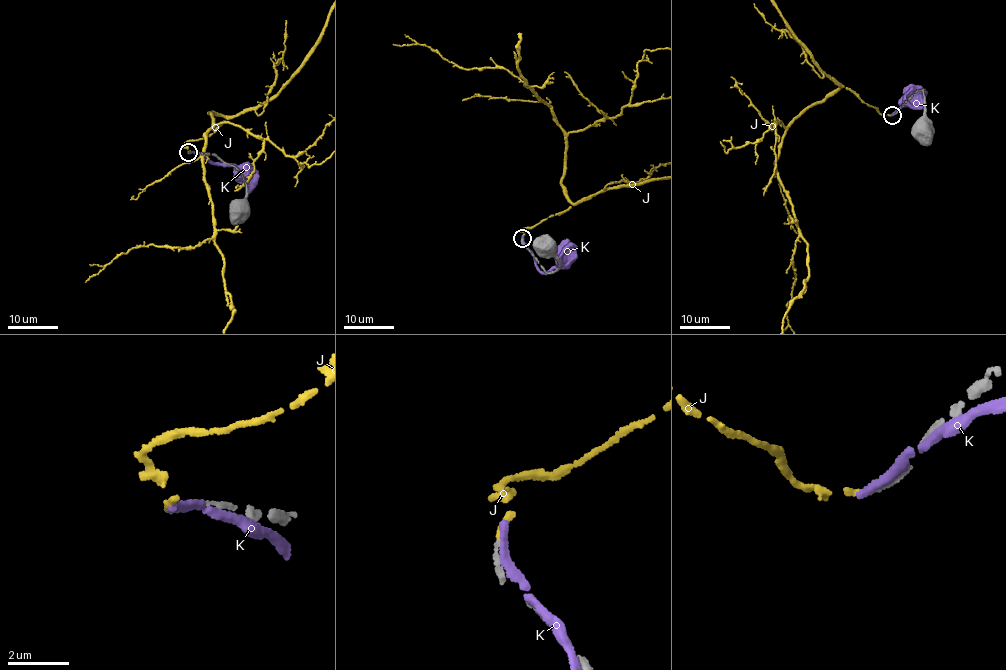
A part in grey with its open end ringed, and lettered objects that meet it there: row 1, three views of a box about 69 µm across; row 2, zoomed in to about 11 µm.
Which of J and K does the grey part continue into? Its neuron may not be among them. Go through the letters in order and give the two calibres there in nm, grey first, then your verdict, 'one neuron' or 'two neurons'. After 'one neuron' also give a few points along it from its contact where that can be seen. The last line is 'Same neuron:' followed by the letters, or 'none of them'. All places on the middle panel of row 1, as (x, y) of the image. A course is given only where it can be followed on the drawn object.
J: 150 nm thick on the grey side, 180 nm on the other; one neuron
K: 190 nm thick on the grey side, 240 nm on the other; two neurons
Same neuron: J

